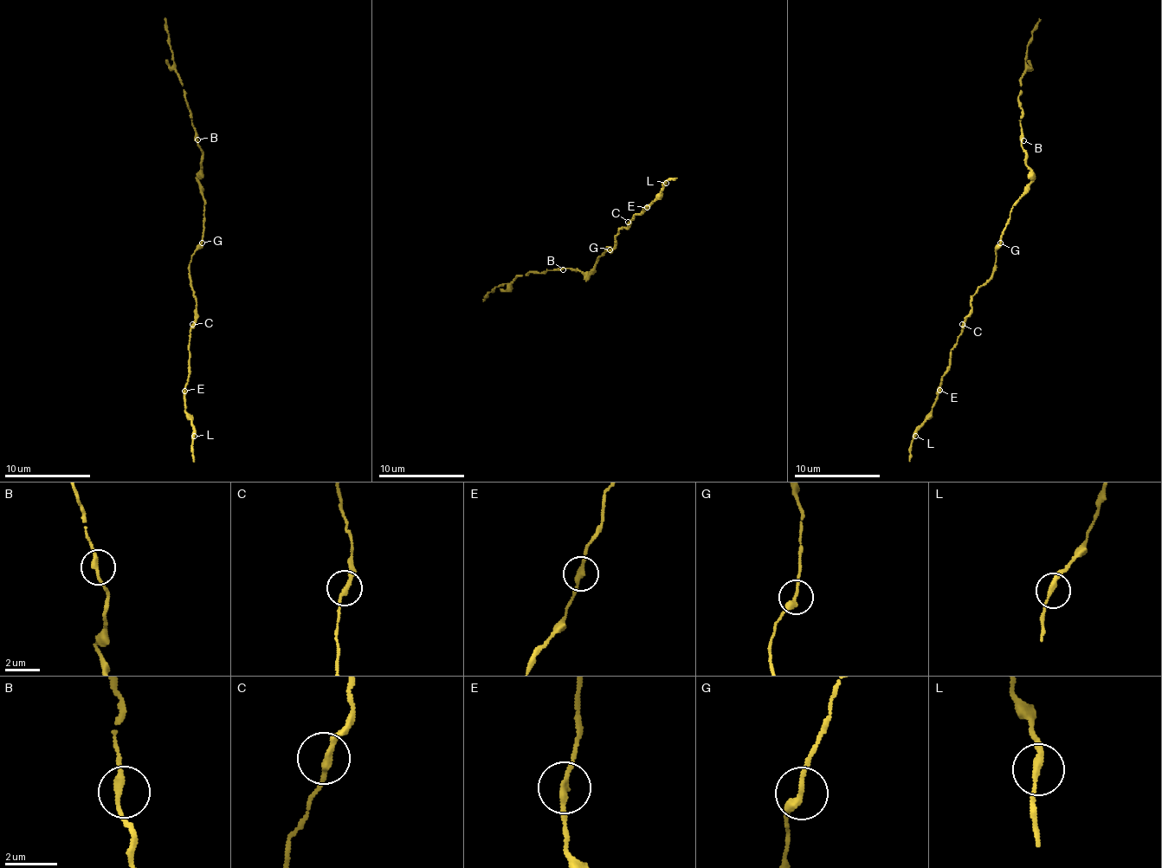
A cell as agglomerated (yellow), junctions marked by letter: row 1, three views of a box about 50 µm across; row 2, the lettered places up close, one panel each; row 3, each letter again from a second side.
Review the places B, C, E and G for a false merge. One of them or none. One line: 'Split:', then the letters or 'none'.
Split: E

